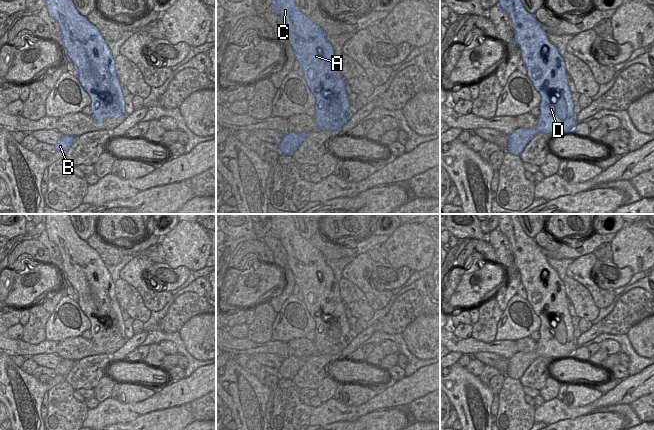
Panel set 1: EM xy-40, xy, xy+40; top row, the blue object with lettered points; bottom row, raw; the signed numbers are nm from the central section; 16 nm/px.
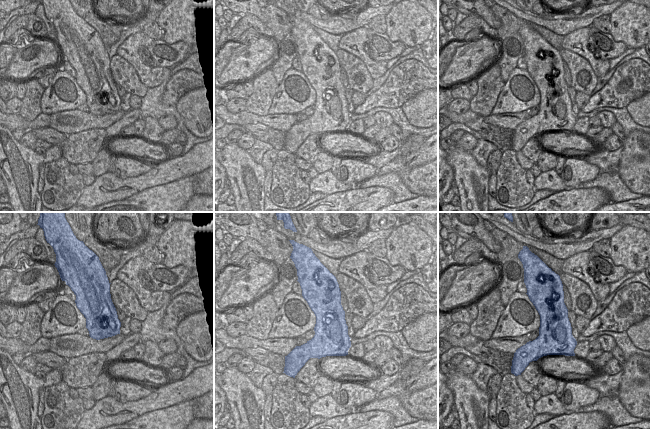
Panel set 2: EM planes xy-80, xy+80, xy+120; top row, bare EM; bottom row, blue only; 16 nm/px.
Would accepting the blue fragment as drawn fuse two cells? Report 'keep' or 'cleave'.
keep

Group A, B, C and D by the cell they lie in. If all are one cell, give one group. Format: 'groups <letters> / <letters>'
groups A B C D

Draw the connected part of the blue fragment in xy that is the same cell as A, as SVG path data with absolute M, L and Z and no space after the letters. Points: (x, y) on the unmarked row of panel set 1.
M267 214L272 226L269 230L272 236L281 241L288 255L288 266L291 269L295 283L303 294L303 303L316 322L315 346L316 354L328 354L340 358L350 340L348 319L345 315L345 304L340 296L339 284L334 278L332 269L326 265L326 258L309 240L298 232L291 214Z

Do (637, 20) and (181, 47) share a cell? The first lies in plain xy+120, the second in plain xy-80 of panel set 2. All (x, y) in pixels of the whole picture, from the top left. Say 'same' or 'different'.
different

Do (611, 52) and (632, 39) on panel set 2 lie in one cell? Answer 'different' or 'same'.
different

